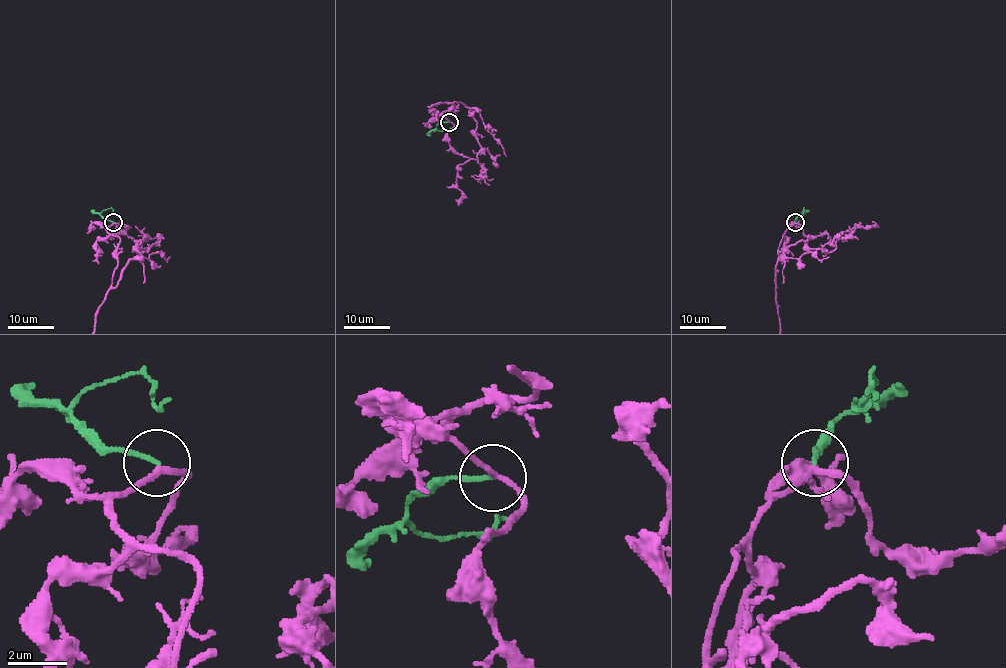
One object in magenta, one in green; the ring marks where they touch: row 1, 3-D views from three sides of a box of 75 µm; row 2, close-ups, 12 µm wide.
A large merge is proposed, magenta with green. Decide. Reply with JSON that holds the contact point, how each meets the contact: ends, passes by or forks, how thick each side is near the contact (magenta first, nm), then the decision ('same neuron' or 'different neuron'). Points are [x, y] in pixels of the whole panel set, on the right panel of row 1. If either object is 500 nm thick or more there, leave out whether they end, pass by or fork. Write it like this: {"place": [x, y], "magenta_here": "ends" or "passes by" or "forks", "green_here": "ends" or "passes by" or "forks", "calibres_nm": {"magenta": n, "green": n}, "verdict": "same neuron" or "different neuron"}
{"place": [795, 222], "magenta_here": "passes by", "green_here": "ends", "calibres_nm": {"magenta": 170, "green": 160}, "verdict": "different neuron"}

